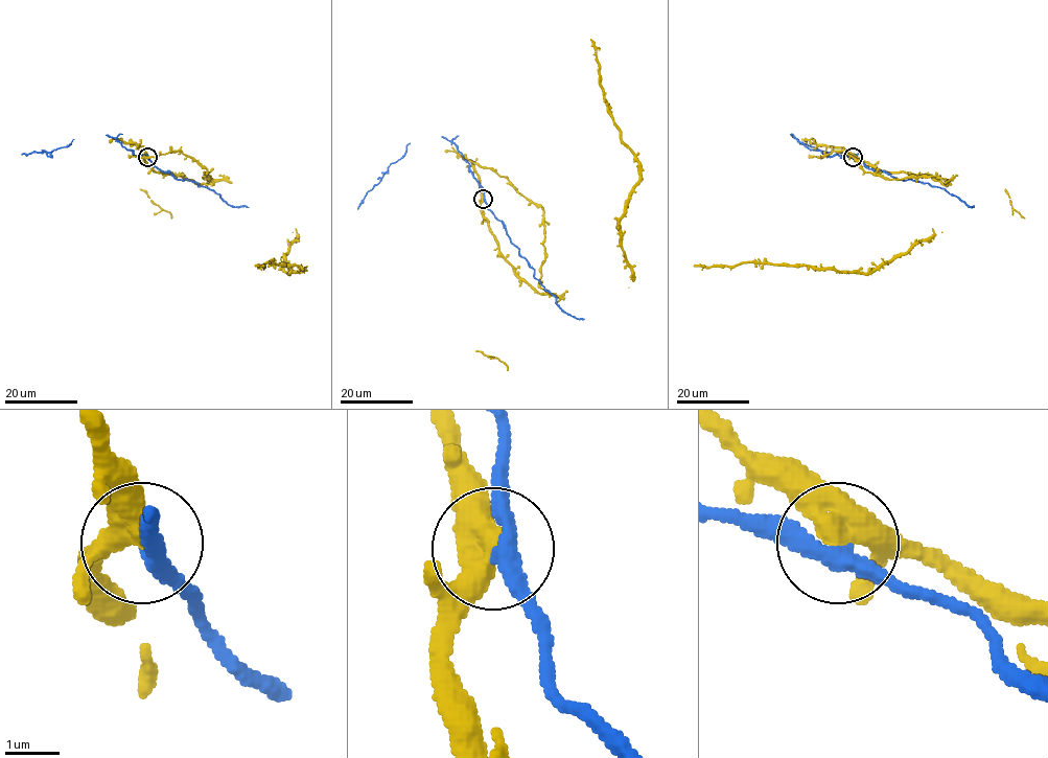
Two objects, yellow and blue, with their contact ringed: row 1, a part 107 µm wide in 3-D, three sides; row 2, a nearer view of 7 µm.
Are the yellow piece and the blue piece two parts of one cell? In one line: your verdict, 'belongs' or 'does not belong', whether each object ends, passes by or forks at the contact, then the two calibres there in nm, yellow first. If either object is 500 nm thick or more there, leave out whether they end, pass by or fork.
does not belong | 500/300 nm

